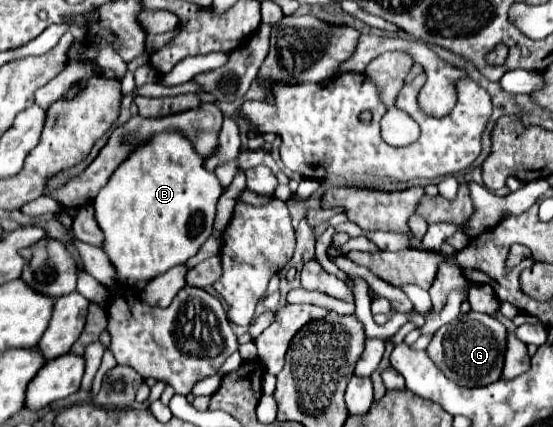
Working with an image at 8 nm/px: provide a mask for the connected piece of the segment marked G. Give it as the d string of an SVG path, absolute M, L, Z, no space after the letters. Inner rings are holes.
M468 311L458 315L452 323L440 327L434 333L426 353L448 379L460 383L462 387L484 387L496 383L502 375L506 353L506 327L492 315Z

